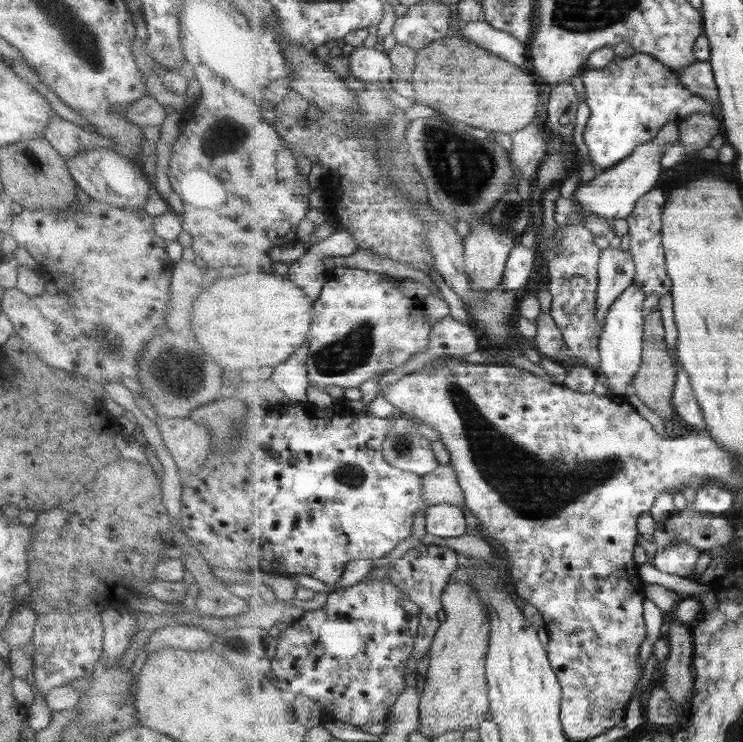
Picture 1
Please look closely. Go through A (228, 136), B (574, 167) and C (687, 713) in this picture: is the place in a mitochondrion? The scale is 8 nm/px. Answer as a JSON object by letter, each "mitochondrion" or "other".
{"A":"mitochondrion","B":"other","C":"other"}

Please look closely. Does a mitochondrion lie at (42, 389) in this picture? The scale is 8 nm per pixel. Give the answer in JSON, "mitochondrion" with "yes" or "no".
{"mitochondrion":"no"}

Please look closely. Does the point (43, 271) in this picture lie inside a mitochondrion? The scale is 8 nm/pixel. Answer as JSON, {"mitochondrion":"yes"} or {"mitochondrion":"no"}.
{"mitochondrion":"no"}

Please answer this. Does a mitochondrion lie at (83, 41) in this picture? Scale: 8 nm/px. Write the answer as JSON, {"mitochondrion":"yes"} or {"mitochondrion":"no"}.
{"mitochondrion":"yes"}

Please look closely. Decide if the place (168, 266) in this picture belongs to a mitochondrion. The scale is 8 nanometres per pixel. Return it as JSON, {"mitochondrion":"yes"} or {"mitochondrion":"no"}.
{"mitochondrion":"no"}

